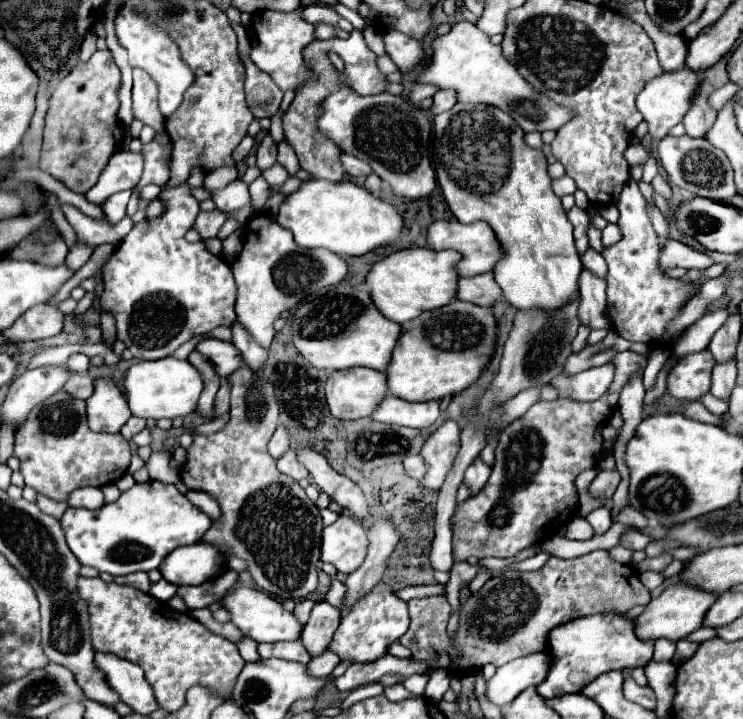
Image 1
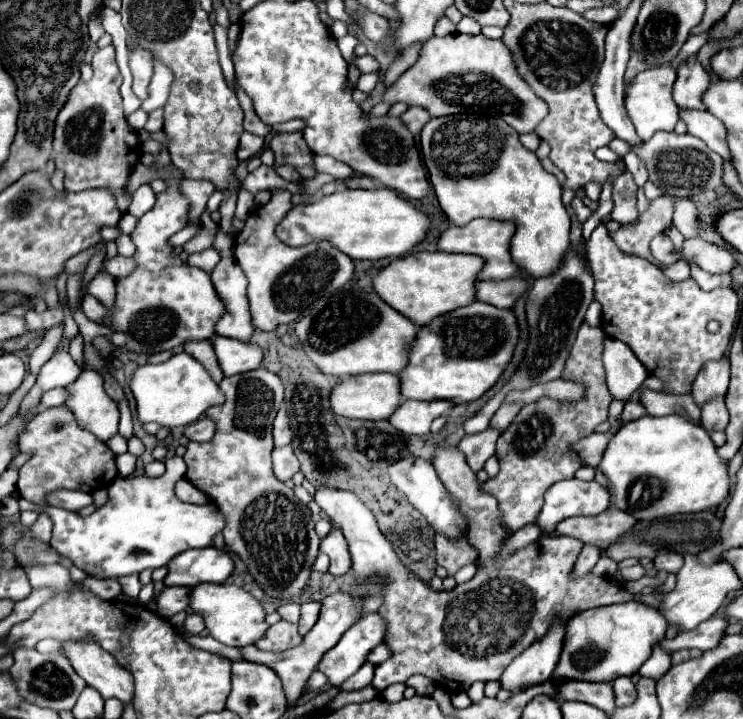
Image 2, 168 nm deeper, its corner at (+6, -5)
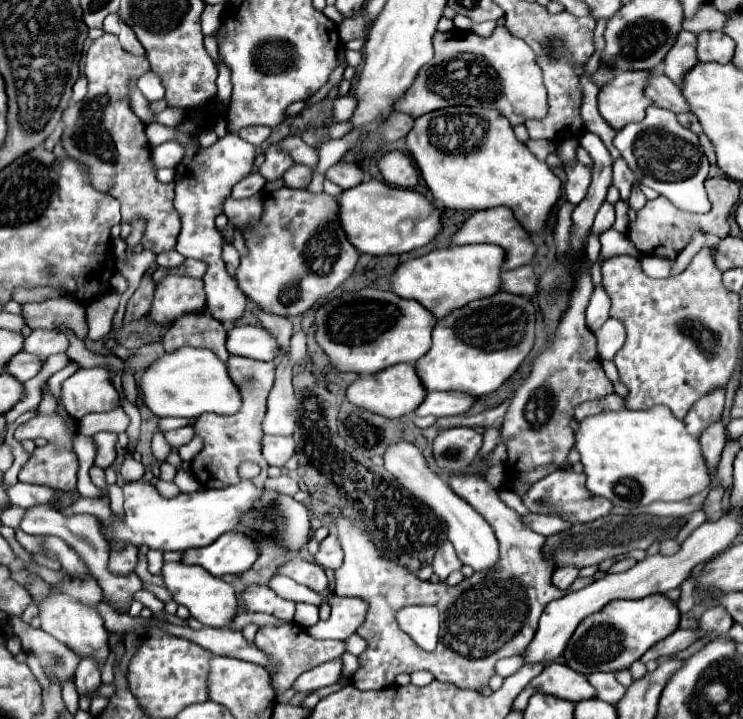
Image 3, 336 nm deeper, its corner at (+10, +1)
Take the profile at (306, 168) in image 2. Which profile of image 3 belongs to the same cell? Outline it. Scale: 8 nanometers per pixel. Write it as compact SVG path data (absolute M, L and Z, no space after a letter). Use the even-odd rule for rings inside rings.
M270 146L266 150L266 160L264 164L260 166L260 174L264 174L266 182L274 182L274 180L280 180L282 174L292 166L294 162L282 152L282 150L276 150L276 146Z

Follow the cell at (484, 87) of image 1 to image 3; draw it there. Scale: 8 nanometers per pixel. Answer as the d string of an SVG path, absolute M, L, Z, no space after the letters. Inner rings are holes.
M498 26L490 38L480 38L468 30L450 30L434 34L434 58L428 62L412 88L396 102L396 112L404 112L412 118L440 110L446 106L478 106L500 110L512 126L524 124L530 118L544 118L546 88L542 84L542 70L536 64L532 48L508 34L504 26Z

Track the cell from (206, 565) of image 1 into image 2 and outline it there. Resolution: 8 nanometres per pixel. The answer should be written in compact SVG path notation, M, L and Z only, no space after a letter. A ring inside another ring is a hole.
M192 548L174 556L168 562L168 574L164 578L166 586L188 586L194 588L196 584L188 582L210 582L222 584L234 570L234 562L226 550L218 548Z

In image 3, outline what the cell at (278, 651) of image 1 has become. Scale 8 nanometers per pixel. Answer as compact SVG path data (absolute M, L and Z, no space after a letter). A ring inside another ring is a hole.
M288 624L280 628L260 628L256 634L256 648L264 652L276 664L276 674L270 674L270 682L276 694L284 694L292 682L306 670L312 670L332 658L340 658L344 654L344 644L338 640L314 640L304 628L298 624Z

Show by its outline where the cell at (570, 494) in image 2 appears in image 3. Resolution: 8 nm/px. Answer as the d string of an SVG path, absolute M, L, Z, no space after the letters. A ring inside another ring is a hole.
M556 470L550 476L542 478L540 482L532 484L522 494L522 504L532 514L564 516L562 520L566 520L566 522L592 522L596 518L602 518L602 516L610 514L612 508L614 508L614 504L608 498L602 498L602 496L596 496L596 494L588 492L588 488L586 488L584 482L586 482L584 474L576 474L572 470Z

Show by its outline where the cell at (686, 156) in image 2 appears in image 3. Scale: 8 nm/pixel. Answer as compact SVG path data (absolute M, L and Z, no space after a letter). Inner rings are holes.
M650 106L642 122L628 124L616 134L614 146L620 150L640 184L656 190L662 196L668 196L672 204L692 206L706 198L704 180L710 166L708 158L698 144L698 136L680 126L674 112L660 106Z

